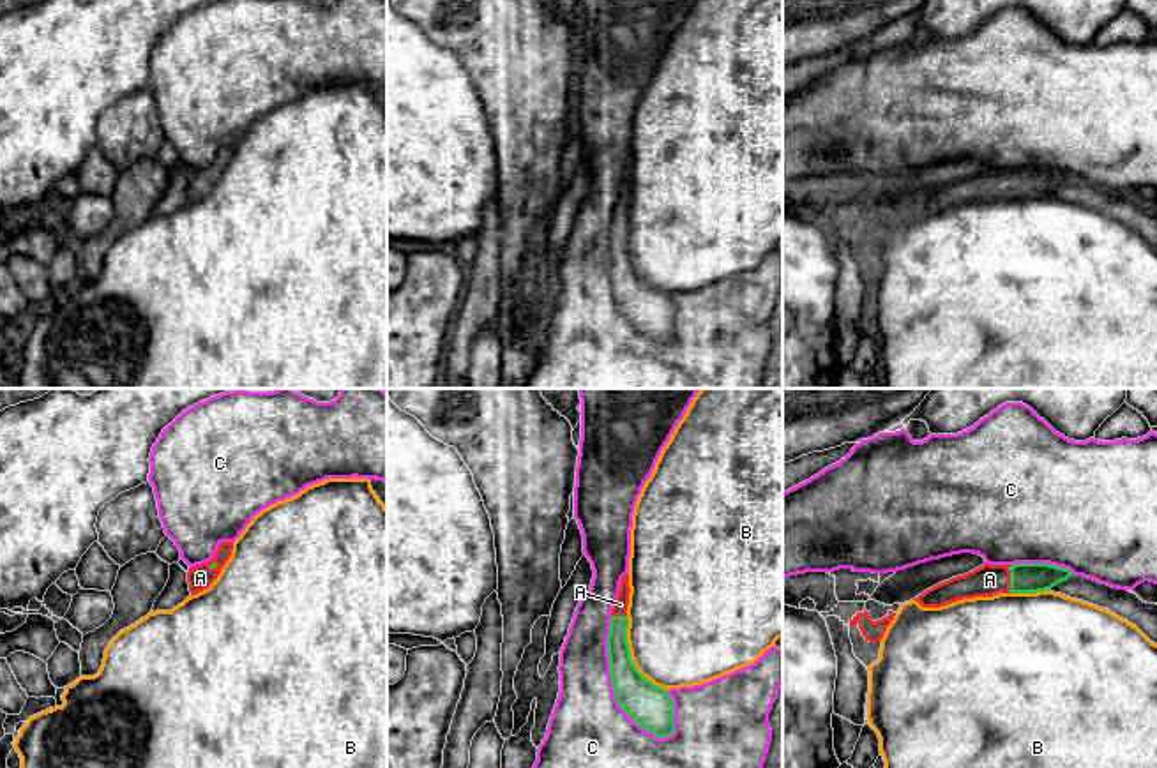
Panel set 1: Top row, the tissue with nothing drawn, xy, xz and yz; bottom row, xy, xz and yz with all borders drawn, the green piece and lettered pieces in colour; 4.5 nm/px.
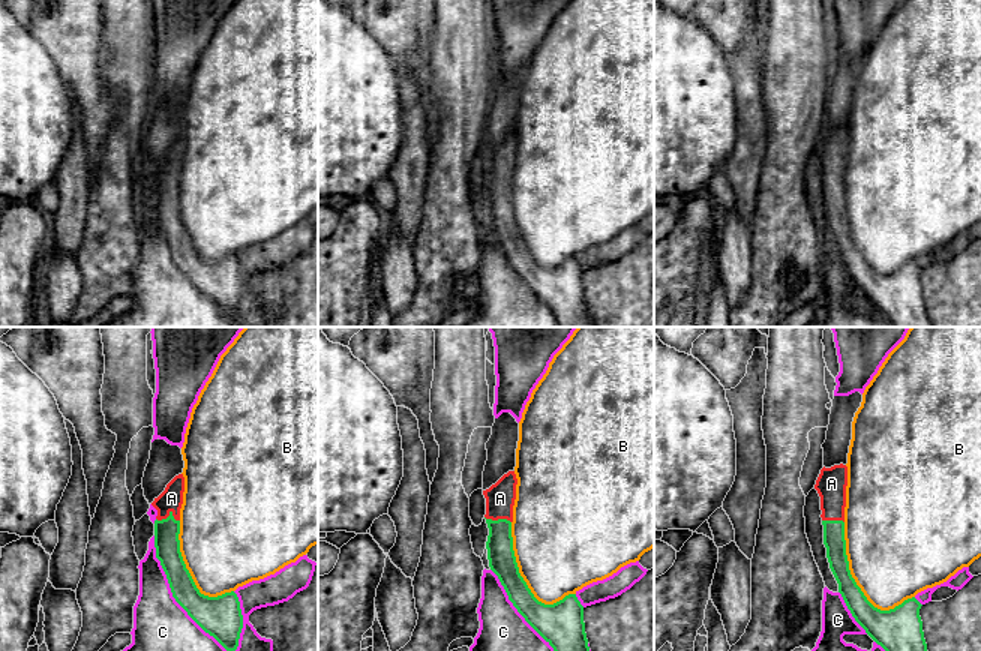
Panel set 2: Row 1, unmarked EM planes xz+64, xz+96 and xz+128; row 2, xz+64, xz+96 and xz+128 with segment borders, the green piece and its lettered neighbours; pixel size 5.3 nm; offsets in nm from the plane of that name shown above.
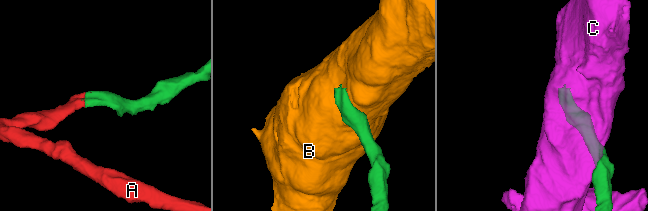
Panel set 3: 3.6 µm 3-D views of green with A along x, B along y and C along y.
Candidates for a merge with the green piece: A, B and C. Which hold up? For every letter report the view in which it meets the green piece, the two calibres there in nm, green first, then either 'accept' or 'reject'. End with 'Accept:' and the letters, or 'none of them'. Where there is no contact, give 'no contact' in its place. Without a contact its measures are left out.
A: yz | 140/140 nm | accept
B: xz | 200/480 nm | reject
C: xz | 200/360 nm | reject
Accept: A

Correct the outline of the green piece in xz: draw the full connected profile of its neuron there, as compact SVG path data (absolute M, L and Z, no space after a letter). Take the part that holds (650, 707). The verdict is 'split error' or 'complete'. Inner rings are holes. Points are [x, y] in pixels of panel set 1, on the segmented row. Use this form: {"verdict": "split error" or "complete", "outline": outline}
{"verdict": "split error", "outline": "M629 574L622 577L620 591L611 609L608 657L613 694L620 708L654 736L675 733L675 706L666 689L654 685L634 666L627 643Z"}

